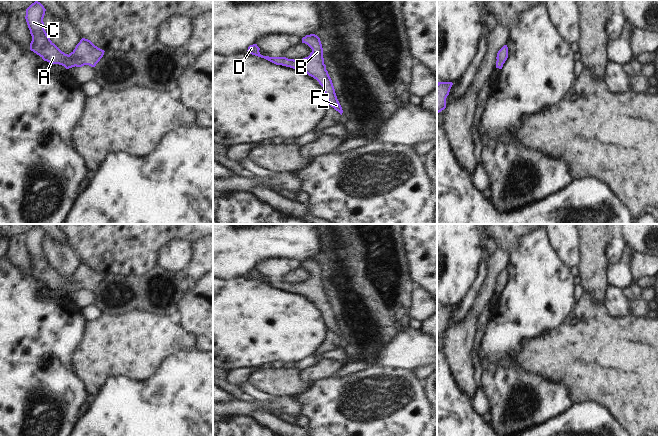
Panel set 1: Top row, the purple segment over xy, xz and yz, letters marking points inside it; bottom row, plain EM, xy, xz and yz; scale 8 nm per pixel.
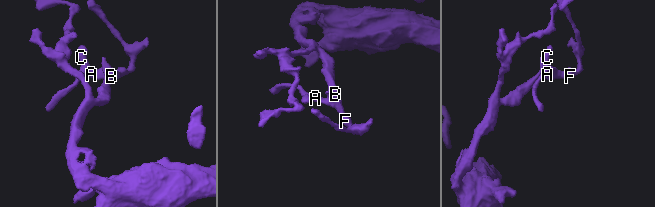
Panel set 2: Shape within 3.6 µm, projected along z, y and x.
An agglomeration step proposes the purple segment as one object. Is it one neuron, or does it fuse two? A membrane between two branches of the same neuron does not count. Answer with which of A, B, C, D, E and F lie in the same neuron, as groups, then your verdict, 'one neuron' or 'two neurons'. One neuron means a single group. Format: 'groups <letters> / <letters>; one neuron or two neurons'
groups A B C D E F; one neuron

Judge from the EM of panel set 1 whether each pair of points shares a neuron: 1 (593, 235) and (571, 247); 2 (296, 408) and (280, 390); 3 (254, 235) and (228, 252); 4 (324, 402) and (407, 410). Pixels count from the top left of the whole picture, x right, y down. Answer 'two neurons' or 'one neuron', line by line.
1: two neurons
2: two neurons
3: one neuron
4: one neuron

